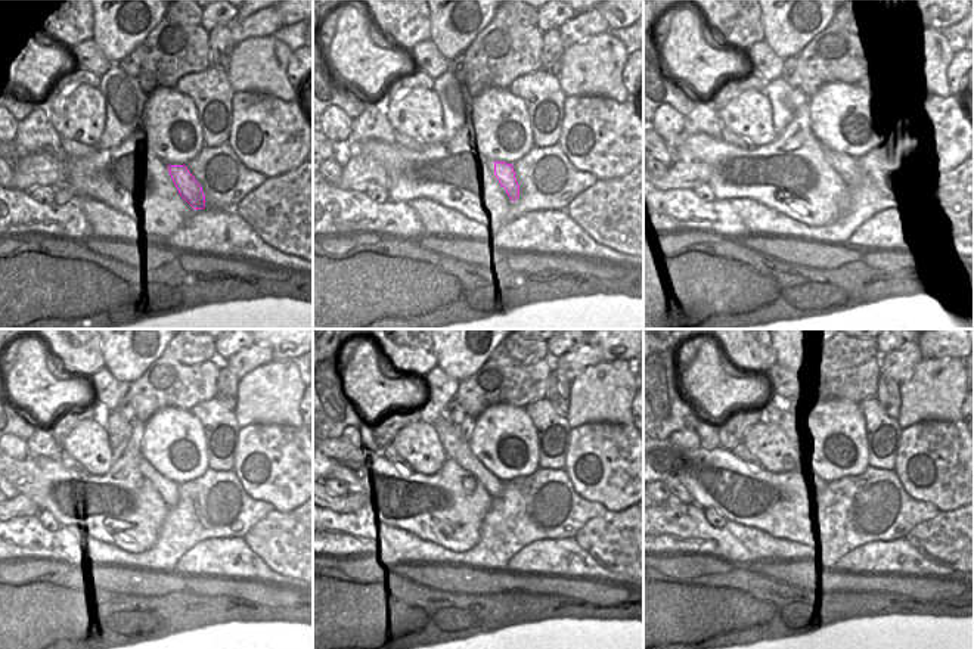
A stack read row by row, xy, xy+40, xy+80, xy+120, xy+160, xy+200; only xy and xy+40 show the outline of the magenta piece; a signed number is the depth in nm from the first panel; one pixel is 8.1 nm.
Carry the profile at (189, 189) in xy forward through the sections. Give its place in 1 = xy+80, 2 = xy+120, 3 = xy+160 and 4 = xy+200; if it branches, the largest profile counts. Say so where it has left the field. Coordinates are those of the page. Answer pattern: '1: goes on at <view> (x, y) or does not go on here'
1: goes on at xy+80 (846, 167)
2: goes on at xy+120 (167, 490)
3: goes on at xy+160 (449, 434)
4: goes on at xy+200 (803, 457)

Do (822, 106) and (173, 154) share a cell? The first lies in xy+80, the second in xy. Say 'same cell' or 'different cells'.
same cell

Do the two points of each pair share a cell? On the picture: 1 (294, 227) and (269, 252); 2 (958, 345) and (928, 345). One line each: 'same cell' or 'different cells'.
1: different cells
2: same cell

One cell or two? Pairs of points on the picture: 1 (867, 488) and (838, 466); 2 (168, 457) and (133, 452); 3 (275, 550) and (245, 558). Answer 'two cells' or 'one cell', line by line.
1: two cells
2: two cells
3: two cells

